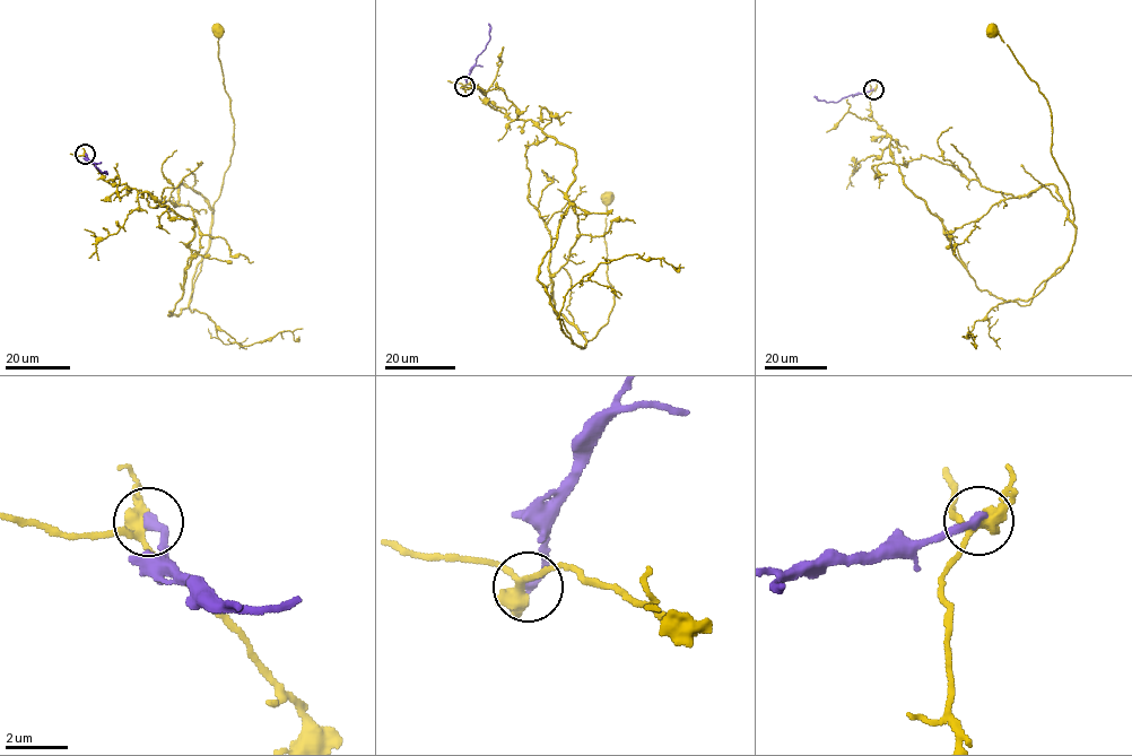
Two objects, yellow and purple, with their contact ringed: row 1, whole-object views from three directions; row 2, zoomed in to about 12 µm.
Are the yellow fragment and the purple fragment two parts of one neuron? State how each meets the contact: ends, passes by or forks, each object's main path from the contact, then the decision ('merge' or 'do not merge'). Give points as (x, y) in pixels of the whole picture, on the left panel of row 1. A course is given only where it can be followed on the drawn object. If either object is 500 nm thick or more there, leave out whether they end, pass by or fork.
yellow forks; purple ends; course yellow (85, 154), (111, 183), (193, 220), (198, 254), (179, 185), (212, 208), (234, 138), (215, 31); course purple (86, 154), (104, 172); do not merge

